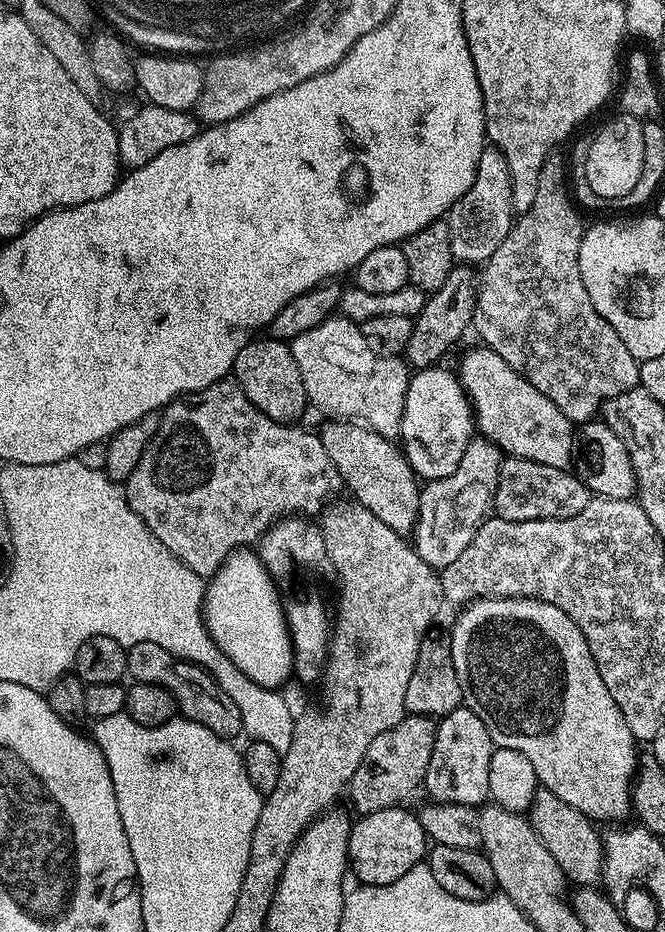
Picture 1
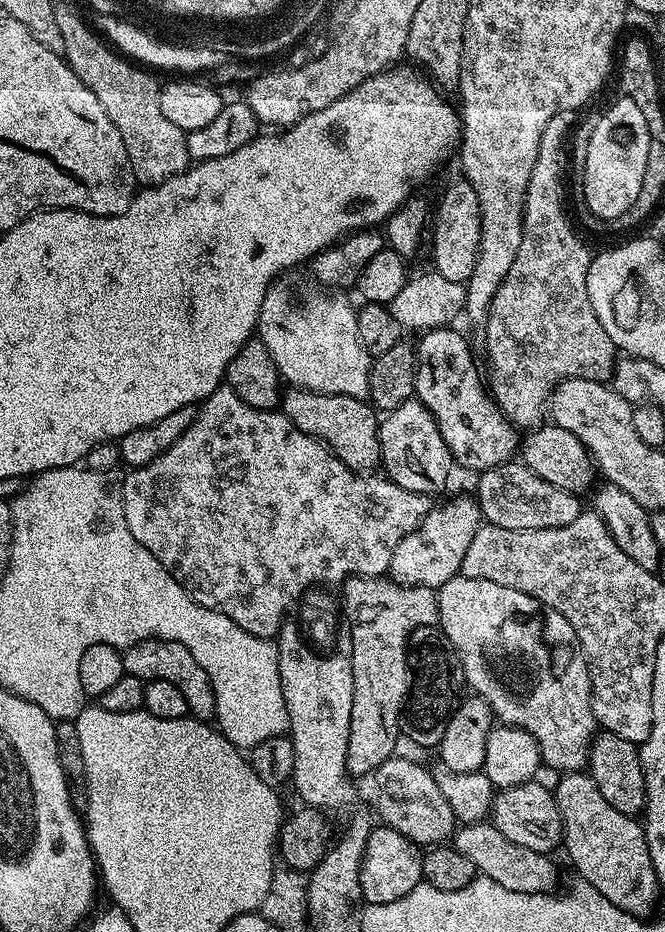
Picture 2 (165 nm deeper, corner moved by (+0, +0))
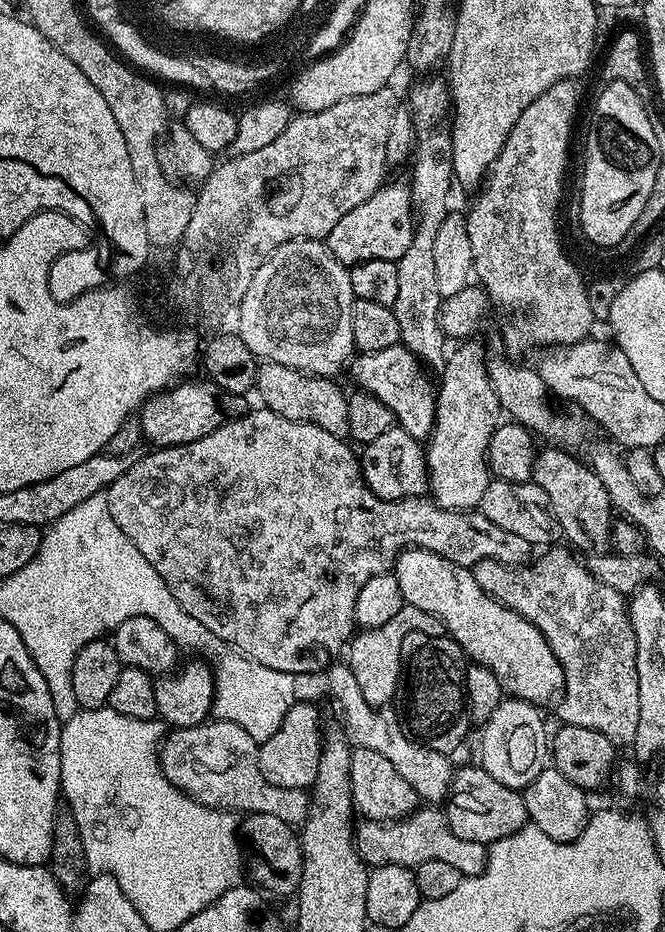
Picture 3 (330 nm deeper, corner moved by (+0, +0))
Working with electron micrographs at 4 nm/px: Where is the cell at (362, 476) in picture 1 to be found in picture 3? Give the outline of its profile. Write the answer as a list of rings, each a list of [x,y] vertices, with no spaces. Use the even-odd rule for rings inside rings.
[[[264,362],[257,367],[254,392],[255,395],[260,395],[259,403],[274,414],[282,414],[282,418],[290,418],[294,422],[322,426],[322,430],[330,430],[330,434],[344,438],[348,436],[348,396],[336,383],[335,379],[326,376],[309,376],[290,366]]]

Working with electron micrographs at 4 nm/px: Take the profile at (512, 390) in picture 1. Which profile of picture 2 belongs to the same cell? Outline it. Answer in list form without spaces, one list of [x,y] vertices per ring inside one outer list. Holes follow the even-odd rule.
[[[455,327],[433,328],[432,331],[423,333],[419,337],[420,344],[416,349],[416,391],[415,399],[430,410],[446,446],[450,450],[453,461],[464,468],[473,468],[476,474],[485,472],[487,468],[493,468],[499,464],[509,463],[517,455],[522,443],[521,433],[516,425],[500,413],[500,408],[495,399],[490,398],[486,391],[486,384],[480,381],[480,372],[476,369],[476,360],[468,349],[468,340],[460,332],[455,332]]]

